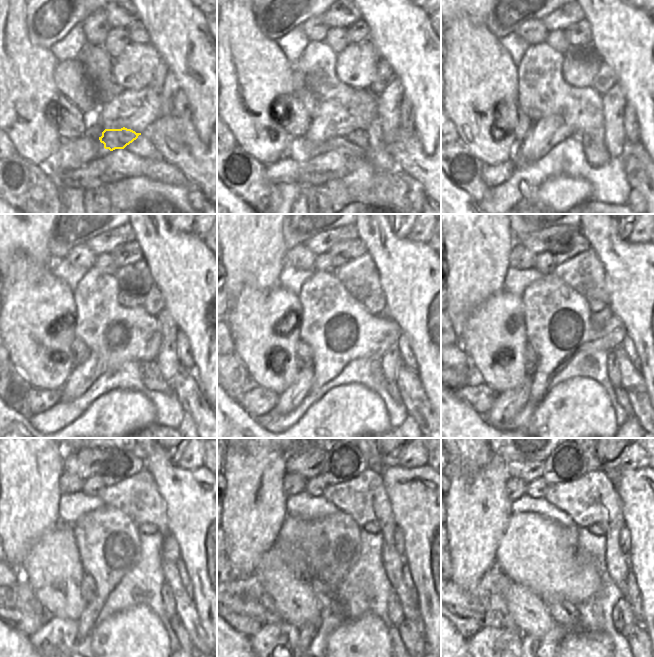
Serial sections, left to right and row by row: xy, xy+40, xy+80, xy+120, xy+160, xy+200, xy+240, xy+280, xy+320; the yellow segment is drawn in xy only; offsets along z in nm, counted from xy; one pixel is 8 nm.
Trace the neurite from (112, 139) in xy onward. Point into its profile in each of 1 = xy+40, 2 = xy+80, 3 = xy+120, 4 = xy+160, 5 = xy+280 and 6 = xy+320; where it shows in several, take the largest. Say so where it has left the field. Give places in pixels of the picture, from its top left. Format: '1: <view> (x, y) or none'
1: xy+40 (364, 139)
2: xy+80 (594, 144)
3: xy+120 (152, 378)
4: xy+160 (392, 389)
5: xy+280 (413, 641)
6: xy+320 (638, 638)

